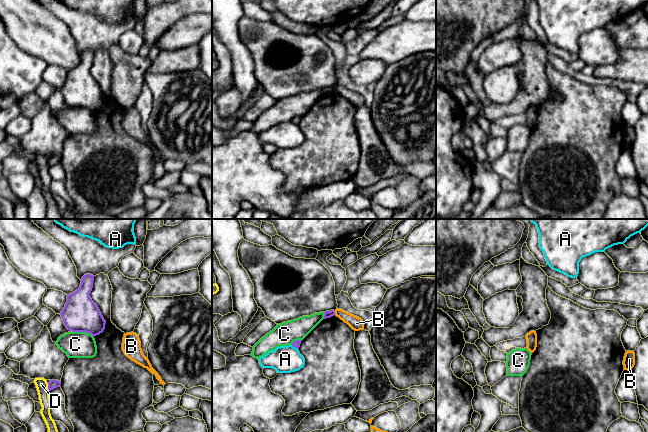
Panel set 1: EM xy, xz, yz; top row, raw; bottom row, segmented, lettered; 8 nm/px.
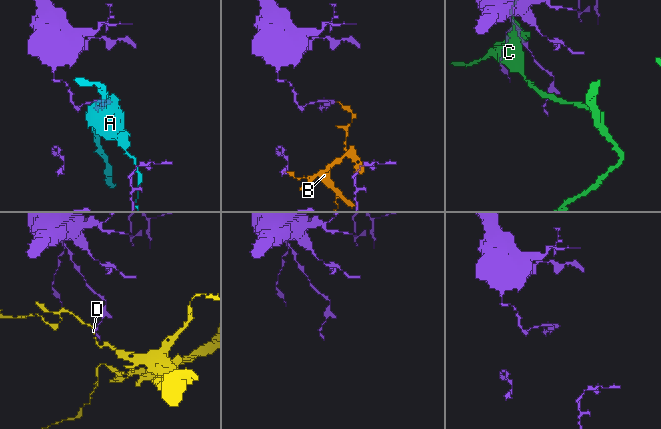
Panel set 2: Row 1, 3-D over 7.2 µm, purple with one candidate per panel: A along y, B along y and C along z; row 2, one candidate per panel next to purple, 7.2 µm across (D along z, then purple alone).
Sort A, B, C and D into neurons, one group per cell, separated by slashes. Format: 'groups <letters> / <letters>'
groups A / B / C / D

